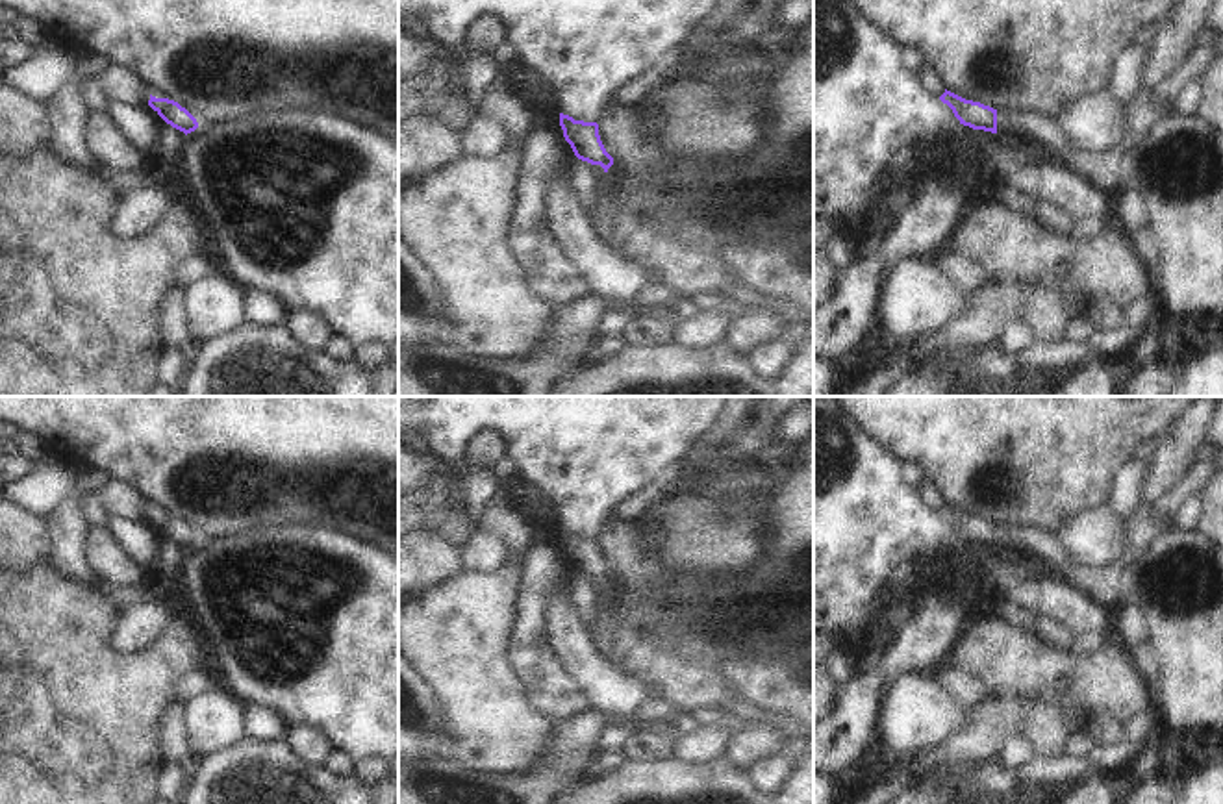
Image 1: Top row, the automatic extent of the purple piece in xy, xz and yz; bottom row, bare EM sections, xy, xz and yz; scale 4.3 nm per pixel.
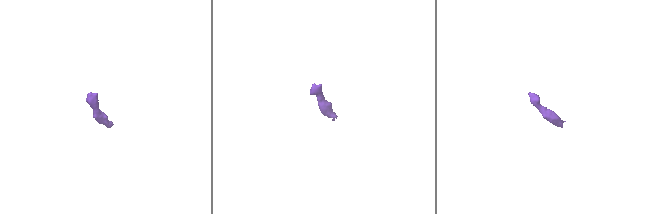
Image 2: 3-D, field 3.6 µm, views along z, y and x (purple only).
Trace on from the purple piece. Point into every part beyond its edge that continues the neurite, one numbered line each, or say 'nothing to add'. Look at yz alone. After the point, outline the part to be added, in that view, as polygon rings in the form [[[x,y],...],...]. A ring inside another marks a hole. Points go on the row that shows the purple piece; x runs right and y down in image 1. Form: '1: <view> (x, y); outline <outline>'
1: yz (1012, 126); outline [[[997,109],[997,135],[1012,144],[1021,141],[1040,141],[1036,119],[1038,115]]]

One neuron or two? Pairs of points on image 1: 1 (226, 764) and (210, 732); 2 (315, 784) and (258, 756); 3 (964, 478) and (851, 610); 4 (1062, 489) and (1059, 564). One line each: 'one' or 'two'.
1: two
2: one
3: two
4: two

